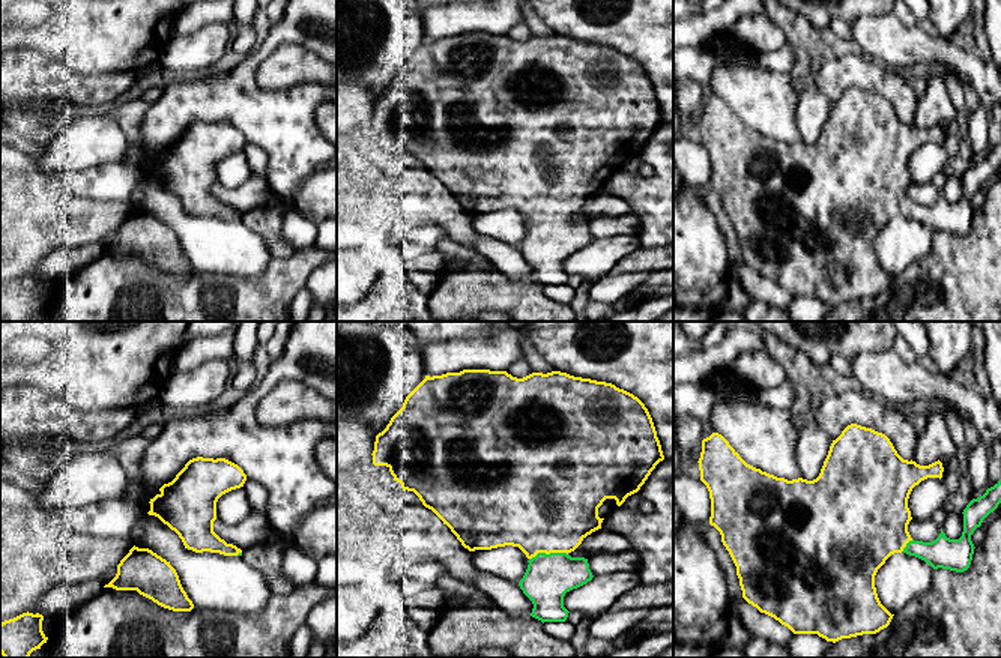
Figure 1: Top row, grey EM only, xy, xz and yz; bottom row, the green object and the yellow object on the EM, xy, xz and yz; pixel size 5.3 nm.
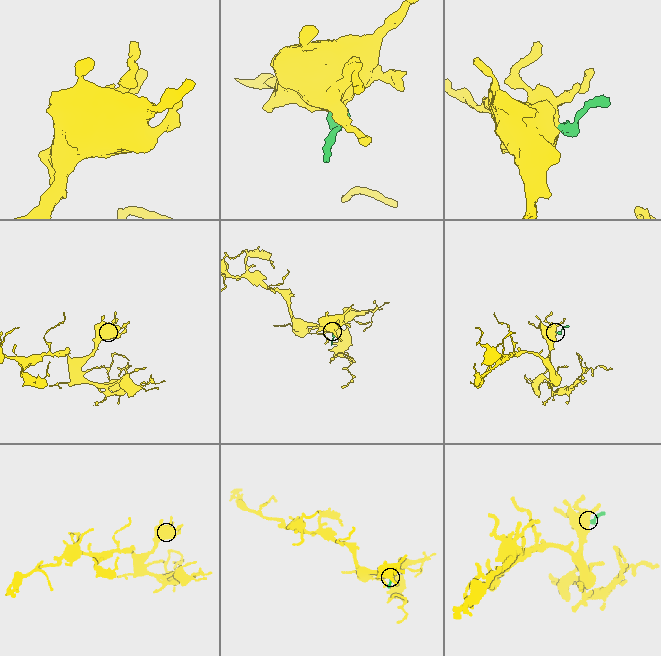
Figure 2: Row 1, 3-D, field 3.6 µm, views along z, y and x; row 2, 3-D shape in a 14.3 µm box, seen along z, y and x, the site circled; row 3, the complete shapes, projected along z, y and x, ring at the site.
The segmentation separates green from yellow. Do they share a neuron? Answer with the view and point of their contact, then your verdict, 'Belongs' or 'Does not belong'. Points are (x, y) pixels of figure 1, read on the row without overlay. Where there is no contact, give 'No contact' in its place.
Touches green at xz (547, 218). Belongs

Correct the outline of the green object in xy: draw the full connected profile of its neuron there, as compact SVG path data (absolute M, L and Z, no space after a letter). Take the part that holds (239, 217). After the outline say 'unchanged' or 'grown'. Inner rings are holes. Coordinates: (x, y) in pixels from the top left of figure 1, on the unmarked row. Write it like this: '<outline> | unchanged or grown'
M192 122L150 162L147 177L174 194L188 213L242 219L240 212L227 207L213 195L213 185L218 162L243 150L245 144L243 134L225 122Z | grown

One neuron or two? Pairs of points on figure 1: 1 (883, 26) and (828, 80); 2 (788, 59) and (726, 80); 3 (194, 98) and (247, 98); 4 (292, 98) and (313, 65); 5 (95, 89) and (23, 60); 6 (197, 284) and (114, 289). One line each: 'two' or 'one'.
1: two
2: two
3: one
4: two
5: one
6: one

